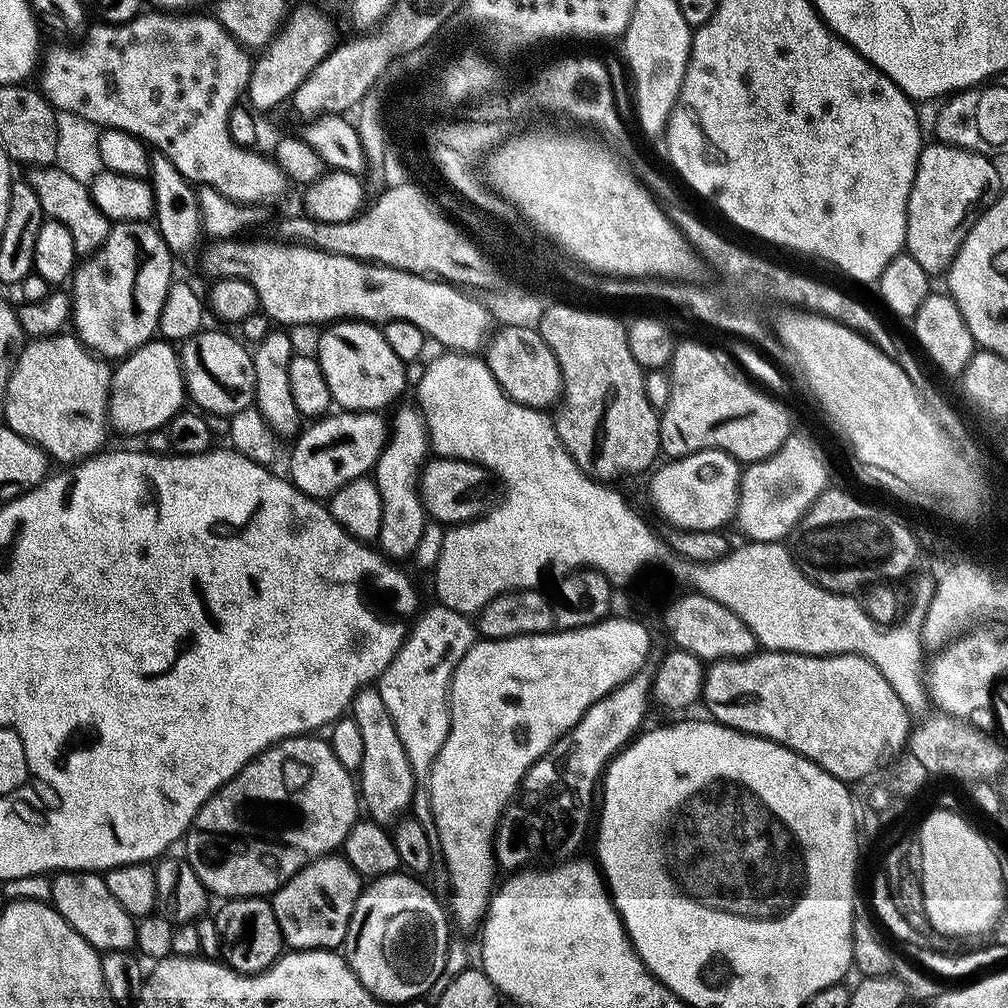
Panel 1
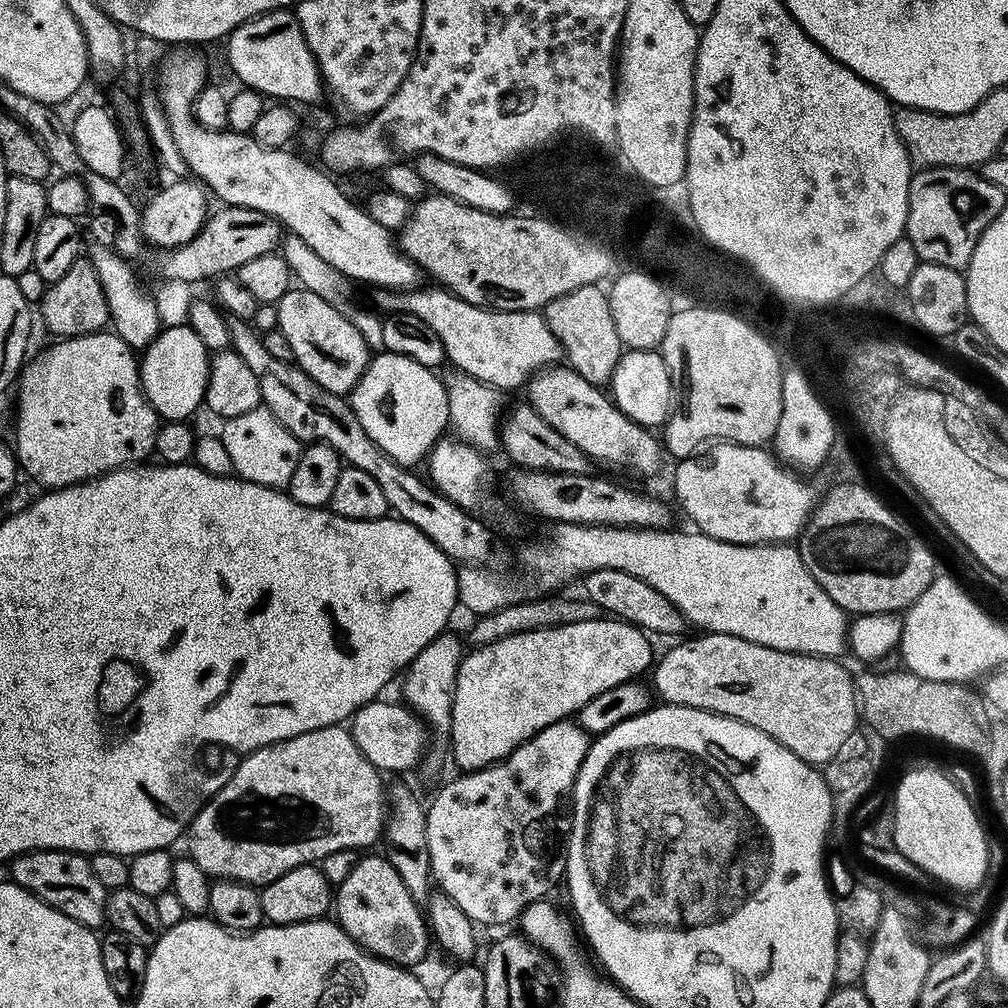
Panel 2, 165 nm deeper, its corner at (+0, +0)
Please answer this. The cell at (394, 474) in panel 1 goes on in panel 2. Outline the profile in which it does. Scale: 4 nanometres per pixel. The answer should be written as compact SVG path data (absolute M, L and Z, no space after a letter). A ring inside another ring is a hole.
M381 351L369 359L368 367L350 393L352 412L358 418L358 422L362 422L362 430L366 430L366 434L370 434L370 438L374 438L376 445L390 458L394 458L394 462L409 470L415 469L415 464L423 465L427 461L432 447L447 433L444 431L449 431L450 428L448 388L436 375L433 369L410 358Z

